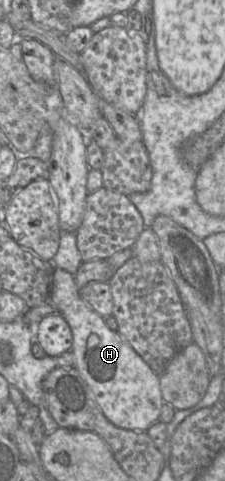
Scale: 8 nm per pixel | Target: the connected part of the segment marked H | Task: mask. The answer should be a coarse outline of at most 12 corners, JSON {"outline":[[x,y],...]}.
{"outline":[[55,268],[75,369],[114,426],[146,432],[159,375]]}

